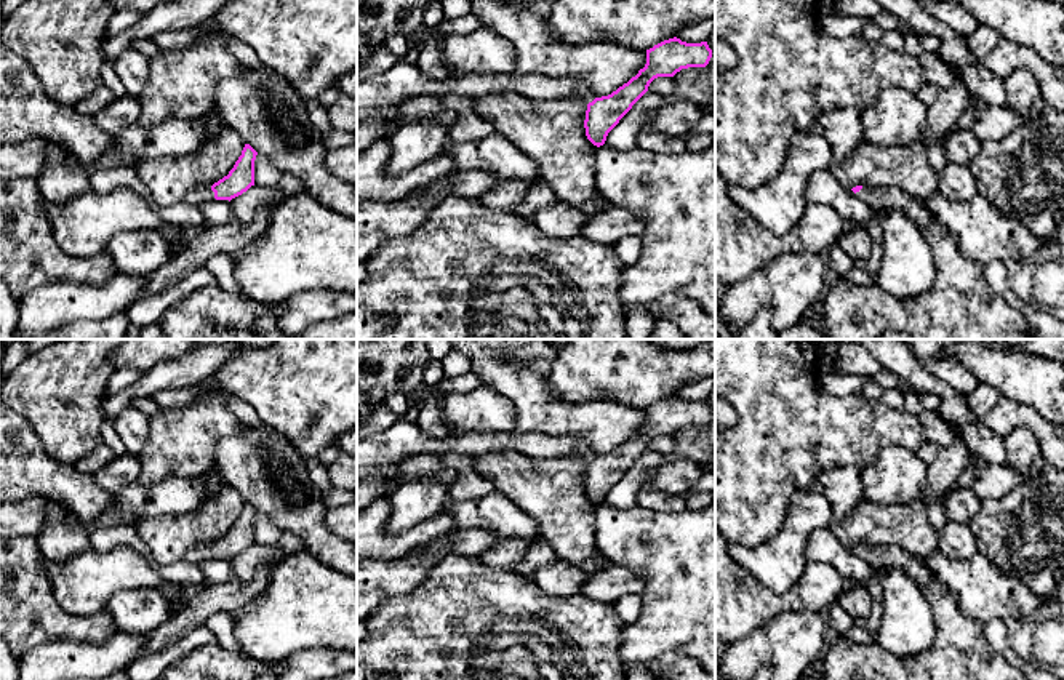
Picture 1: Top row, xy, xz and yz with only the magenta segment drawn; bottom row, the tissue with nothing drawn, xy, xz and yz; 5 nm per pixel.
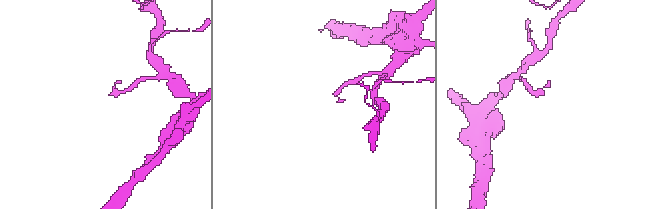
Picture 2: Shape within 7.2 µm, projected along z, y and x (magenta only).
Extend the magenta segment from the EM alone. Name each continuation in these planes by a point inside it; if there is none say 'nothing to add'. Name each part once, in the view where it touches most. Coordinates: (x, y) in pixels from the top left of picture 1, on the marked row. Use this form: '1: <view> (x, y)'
1: xy (202, 194)

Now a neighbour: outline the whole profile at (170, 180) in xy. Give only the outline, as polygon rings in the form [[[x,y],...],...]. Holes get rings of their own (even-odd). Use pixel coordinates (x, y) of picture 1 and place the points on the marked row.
[[[224,128],[205,147],[184,157],[163,157],[134,166],[160,208],[187,200],[198,187],[208,187],[229,174],[242,155],[245,141]]]

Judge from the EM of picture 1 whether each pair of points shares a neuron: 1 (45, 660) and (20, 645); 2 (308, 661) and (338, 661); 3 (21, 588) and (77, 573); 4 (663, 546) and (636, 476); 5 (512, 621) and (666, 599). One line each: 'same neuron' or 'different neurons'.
1: different neurons
2: same neuron
3: different neurons
4: different neurons
5: different neurons

